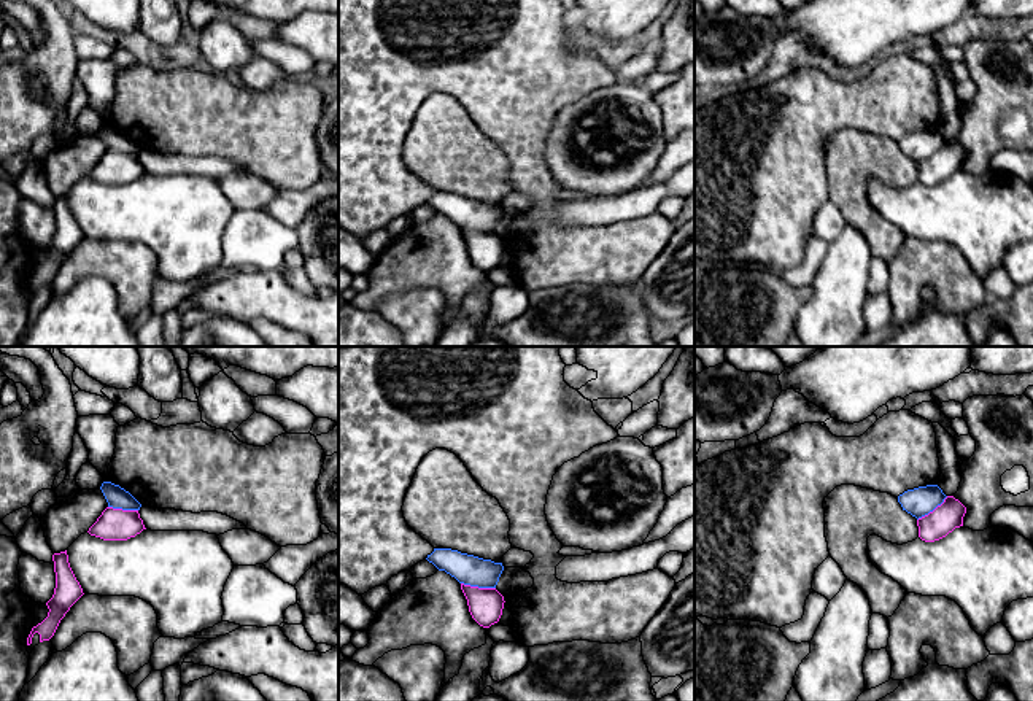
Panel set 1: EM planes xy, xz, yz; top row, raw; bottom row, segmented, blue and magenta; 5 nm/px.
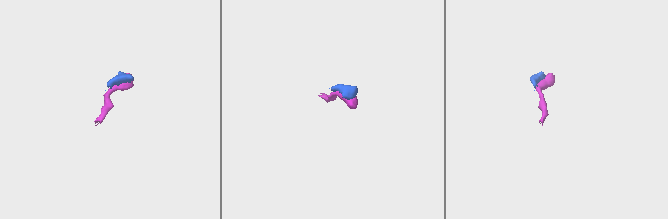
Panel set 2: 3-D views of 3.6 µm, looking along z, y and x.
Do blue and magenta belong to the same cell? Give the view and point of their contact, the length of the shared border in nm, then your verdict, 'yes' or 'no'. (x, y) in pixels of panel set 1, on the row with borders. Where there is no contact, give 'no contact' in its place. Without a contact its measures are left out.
contact xz (479, 587); length 180 nm; no

